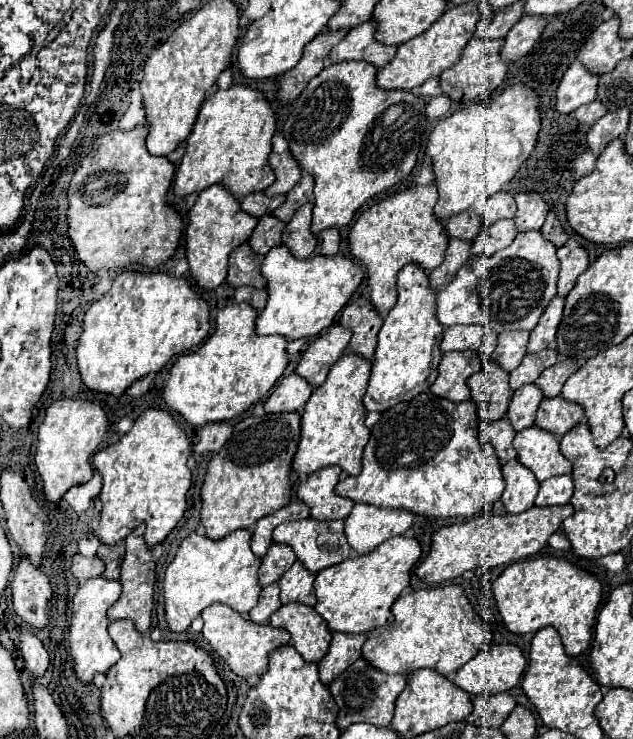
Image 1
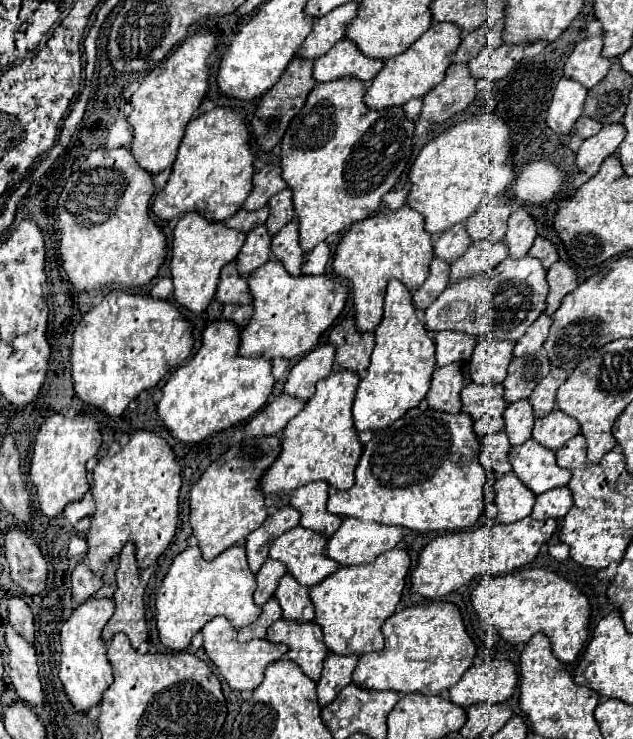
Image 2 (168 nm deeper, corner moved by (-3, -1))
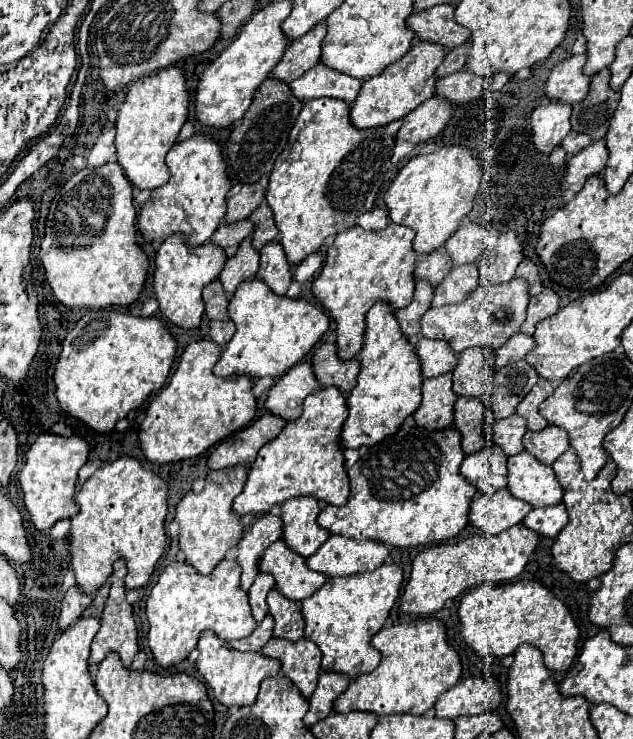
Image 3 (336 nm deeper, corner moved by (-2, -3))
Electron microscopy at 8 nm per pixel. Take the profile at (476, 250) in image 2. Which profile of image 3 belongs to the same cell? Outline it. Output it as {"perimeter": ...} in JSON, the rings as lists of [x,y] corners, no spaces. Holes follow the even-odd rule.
{"perimeter":[[[465,264],[453,268],[441,282],[441,286],[435,288],[431,308],[445,306],[445,304],[457,304],[467,298],[469,292],[477,288],[477,278],[479,278],[479,268],[477,264]]]}

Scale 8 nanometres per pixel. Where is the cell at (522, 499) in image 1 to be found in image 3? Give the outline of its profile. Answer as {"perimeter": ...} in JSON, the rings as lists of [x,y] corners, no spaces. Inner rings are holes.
{"perimeter":[[[507,488],[495,492],[489,498],[475,498],[471,504],[469,524],[479,528],[485,534],[499,534],[515,524],[519,524],[531,506],[527,502],[521,502],[509,494]]]}

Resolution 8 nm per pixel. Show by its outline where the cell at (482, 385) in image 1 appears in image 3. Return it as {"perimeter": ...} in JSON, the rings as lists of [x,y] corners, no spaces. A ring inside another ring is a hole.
{"perimeter":[[[457,398],[453,426],[461,434],[461,448],[465,454],[481,450],[489,436],[485,434],[487,408],[481,398]]]}

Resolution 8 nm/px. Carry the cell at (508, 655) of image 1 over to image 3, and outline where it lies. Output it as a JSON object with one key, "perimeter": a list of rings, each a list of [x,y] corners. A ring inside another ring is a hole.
{"perimeter":[[[465,678],[441,694],[433,712],[437,718],[455,720],[459,716],[491,712],[501,704],[501,700],[503,696],[497,682],[485,678]]]}

